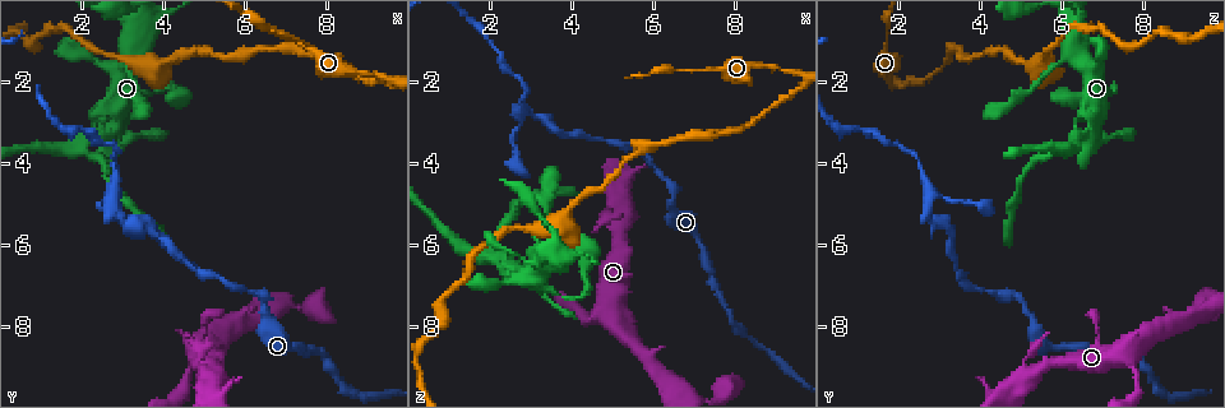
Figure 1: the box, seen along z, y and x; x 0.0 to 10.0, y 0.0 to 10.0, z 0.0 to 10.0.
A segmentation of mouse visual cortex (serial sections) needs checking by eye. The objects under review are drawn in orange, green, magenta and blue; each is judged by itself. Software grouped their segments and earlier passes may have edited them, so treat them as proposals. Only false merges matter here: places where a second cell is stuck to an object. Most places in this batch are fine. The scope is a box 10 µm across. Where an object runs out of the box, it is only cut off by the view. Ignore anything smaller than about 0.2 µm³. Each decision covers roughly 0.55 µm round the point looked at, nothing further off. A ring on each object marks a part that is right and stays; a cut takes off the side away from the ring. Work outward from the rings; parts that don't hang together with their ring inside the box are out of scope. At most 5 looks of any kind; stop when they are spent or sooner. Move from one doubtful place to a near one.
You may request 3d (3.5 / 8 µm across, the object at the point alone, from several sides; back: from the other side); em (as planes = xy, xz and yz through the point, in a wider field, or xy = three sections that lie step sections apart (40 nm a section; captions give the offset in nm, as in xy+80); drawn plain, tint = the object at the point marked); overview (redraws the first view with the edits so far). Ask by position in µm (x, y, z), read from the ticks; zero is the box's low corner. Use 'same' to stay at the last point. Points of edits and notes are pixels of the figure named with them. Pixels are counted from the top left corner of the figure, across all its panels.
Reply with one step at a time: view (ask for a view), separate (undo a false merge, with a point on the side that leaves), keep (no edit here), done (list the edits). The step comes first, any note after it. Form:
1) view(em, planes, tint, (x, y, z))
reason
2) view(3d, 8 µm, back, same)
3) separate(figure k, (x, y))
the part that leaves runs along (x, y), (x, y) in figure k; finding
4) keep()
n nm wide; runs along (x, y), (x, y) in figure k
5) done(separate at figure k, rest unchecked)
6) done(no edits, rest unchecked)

view(3d, 3.5 µm, (2.75, 3.35, 6.80))
sharp bend

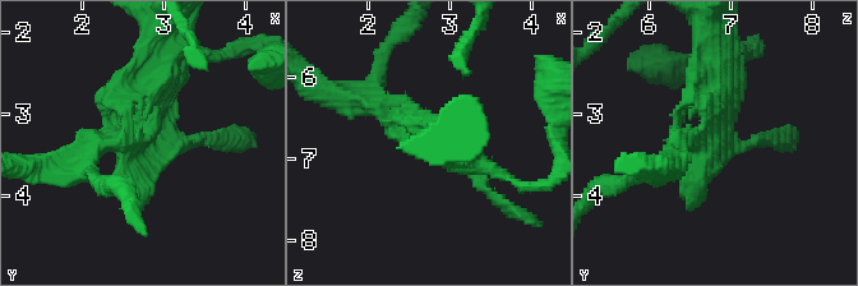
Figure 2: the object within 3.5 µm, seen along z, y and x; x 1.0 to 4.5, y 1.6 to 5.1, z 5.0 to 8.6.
view(em, xy, step 5, tint, (2.75, 3.30, 6.70))

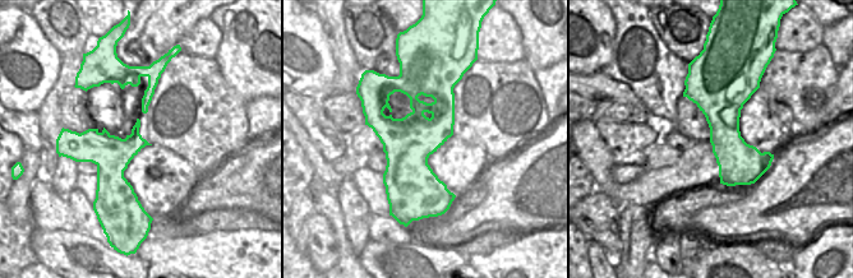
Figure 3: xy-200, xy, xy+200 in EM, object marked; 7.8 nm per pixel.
keep()
runs along (415, 75), (419, 185), (436, 208) in figure 3; one cell here

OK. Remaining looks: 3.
view(3d, 3.5 µm, (3.35, 0.90, 6.25))
four or more arms meet

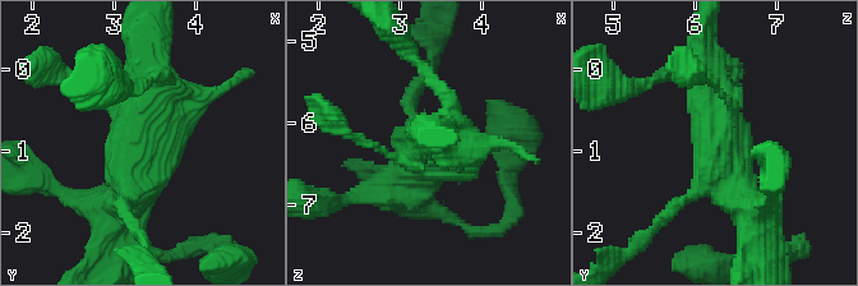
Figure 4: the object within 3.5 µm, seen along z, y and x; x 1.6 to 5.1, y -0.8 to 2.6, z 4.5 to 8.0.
view(em, planes, tint, (3.30, 0.85, 6.20))

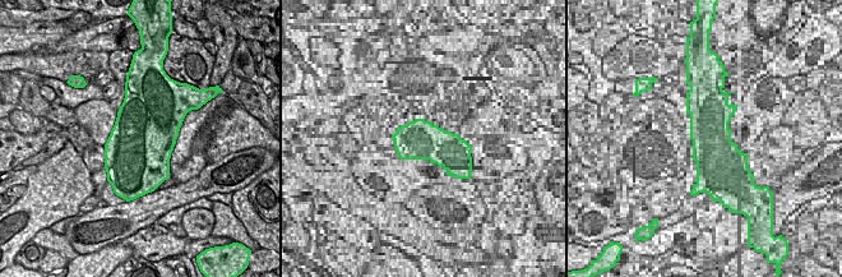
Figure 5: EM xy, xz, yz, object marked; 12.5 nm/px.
keep()
runs along (765, 248), (702, 83) in figure 4; one cell here

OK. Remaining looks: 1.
done(no edits, rest unchecked)

